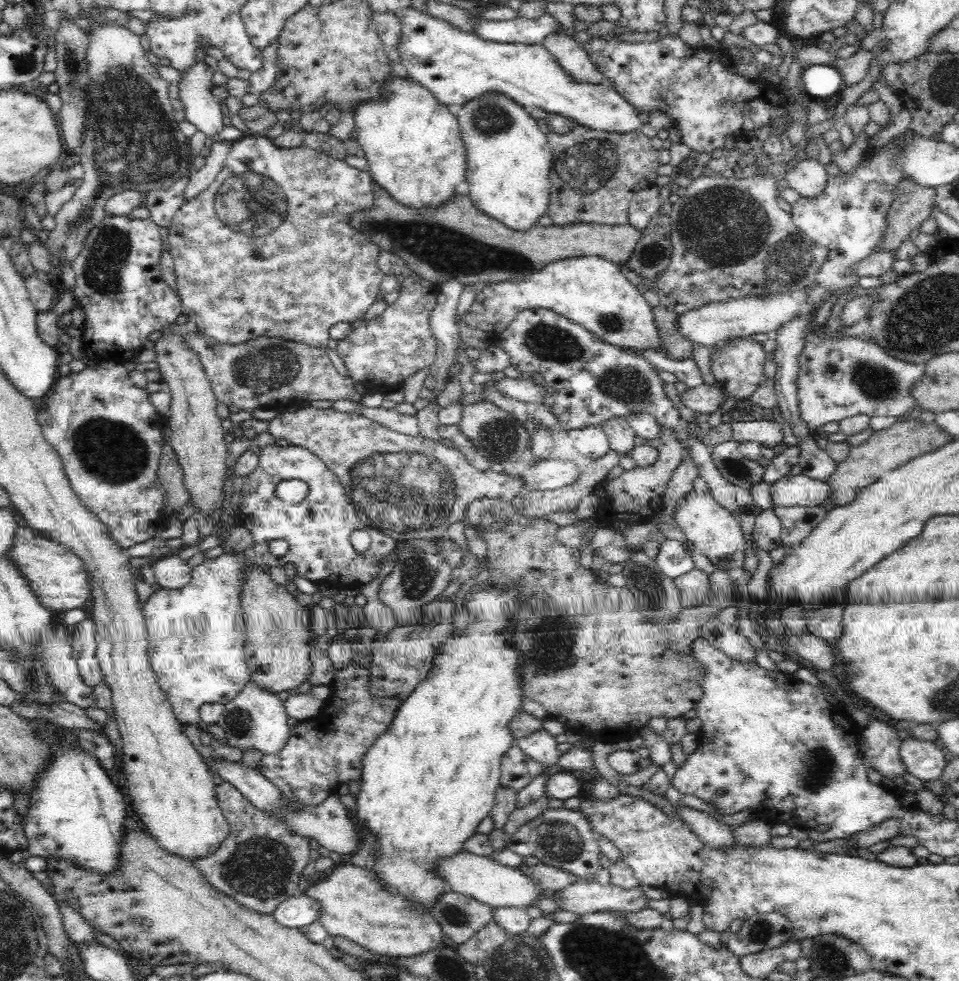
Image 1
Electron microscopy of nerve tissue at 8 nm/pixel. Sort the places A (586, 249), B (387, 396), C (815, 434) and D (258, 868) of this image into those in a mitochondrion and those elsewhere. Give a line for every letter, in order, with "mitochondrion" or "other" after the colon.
A: other
B: other
C: other
D: mitochondrion

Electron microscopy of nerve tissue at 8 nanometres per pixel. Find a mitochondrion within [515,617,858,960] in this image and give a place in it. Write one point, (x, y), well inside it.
(817, 768)

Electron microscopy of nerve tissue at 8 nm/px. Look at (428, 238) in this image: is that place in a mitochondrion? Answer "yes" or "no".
yes

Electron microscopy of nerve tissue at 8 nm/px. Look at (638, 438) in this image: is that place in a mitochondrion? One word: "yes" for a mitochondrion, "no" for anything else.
no

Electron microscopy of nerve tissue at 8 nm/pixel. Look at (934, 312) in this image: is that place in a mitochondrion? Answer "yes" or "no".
yes

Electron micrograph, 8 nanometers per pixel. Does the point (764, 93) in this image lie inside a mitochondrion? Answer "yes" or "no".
no

